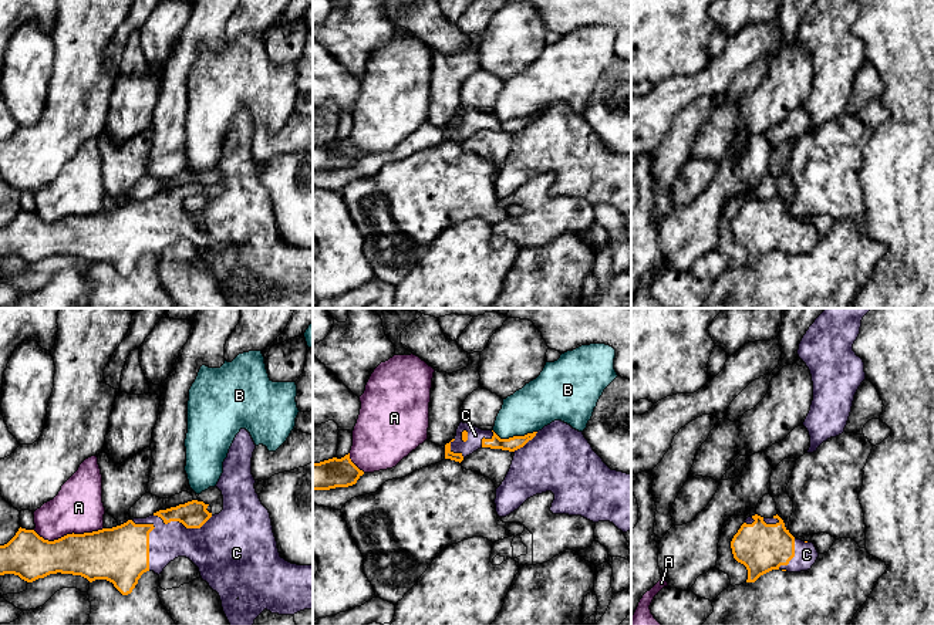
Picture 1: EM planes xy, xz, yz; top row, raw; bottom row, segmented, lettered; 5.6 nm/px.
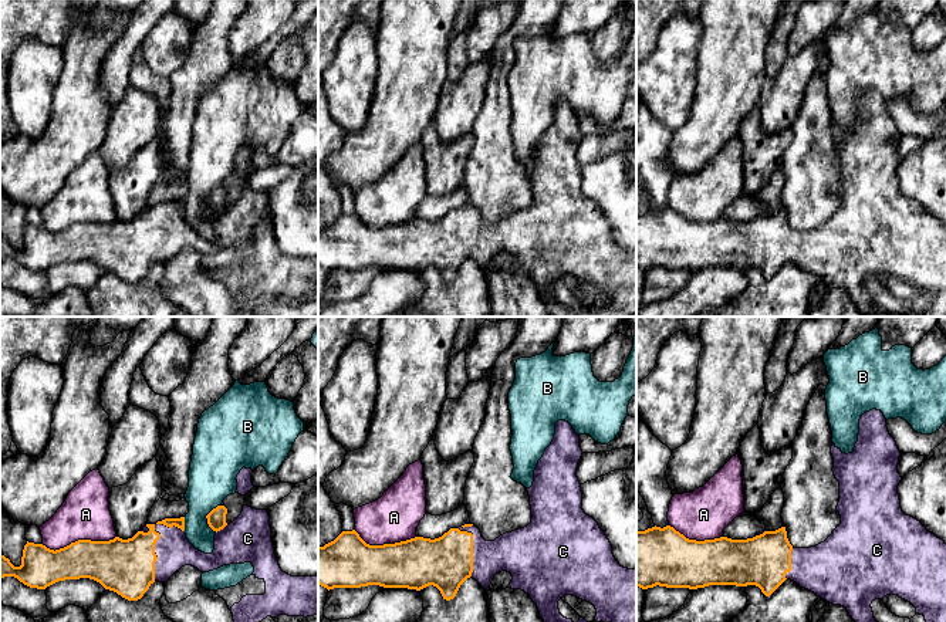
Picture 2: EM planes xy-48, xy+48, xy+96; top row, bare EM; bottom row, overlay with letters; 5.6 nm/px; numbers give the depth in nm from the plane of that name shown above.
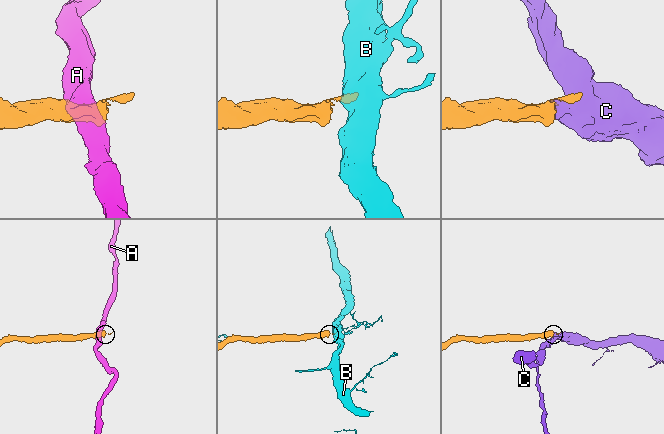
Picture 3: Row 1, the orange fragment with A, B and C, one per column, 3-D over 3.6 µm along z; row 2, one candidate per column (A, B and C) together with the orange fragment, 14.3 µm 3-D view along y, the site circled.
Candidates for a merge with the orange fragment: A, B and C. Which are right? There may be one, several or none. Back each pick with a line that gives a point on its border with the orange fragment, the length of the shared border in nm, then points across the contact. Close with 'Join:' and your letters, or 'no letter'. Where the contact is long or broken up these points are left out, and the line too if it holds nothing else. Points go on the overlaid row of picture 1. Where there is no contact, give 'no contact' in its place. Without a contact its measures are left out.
C: xy (148, 537) | 300 nm
Join: C

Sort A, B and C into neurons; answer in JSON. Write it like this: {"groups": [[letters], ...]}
{"groups": [["A"], ["B"], ["C"]]}

